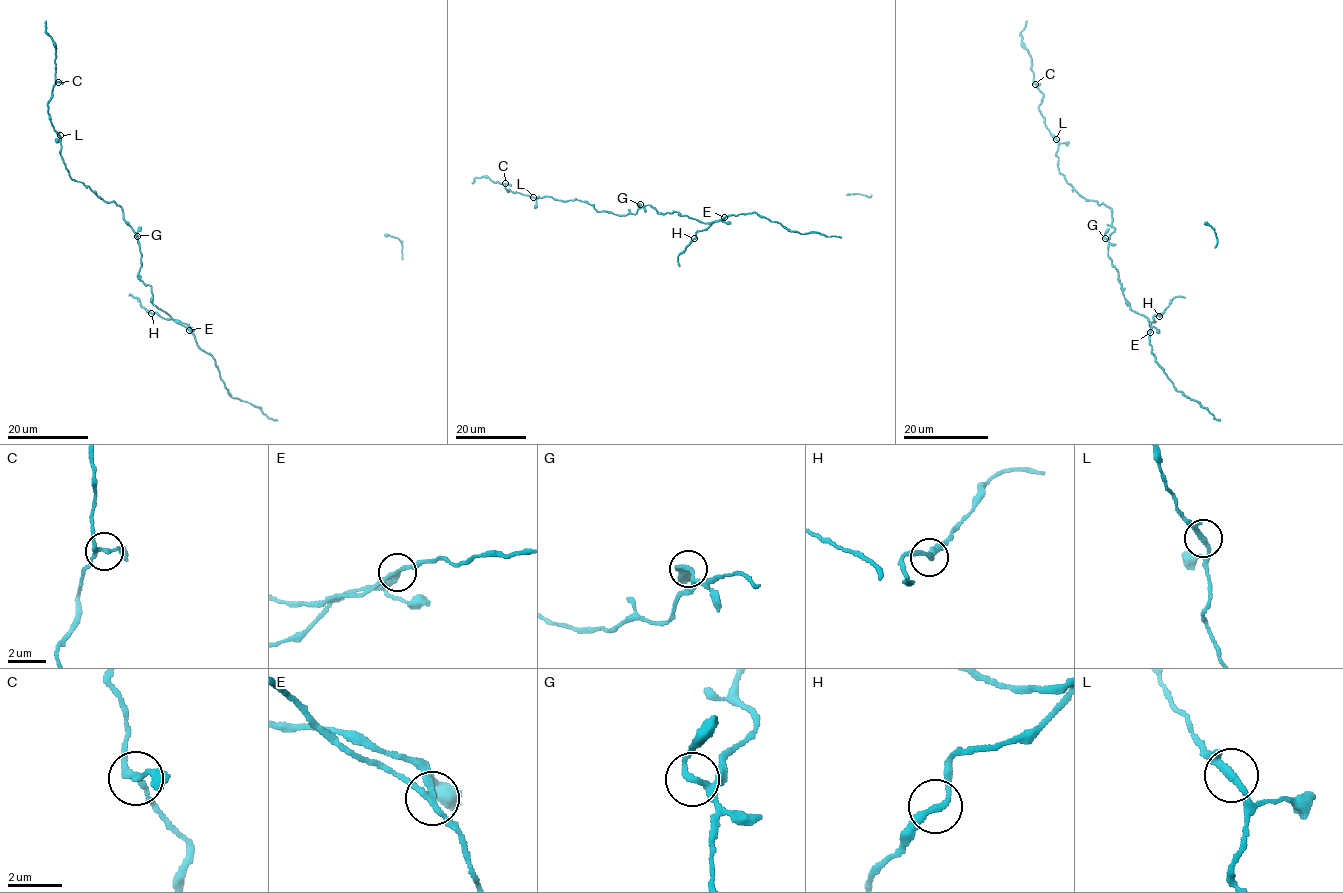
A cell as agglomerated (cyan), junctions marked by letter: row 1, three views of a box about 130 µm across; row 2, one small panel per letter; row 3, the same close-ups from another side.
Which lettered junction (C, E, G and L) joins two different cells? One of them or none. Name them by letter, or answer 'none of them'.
E

